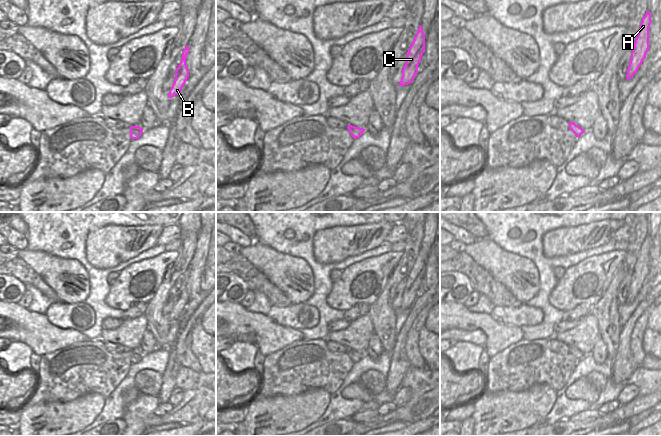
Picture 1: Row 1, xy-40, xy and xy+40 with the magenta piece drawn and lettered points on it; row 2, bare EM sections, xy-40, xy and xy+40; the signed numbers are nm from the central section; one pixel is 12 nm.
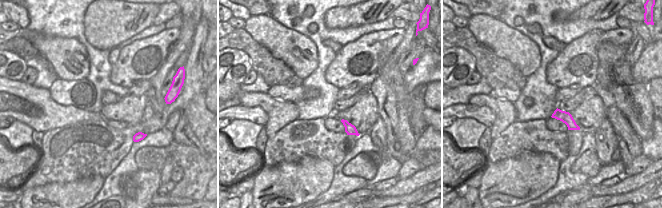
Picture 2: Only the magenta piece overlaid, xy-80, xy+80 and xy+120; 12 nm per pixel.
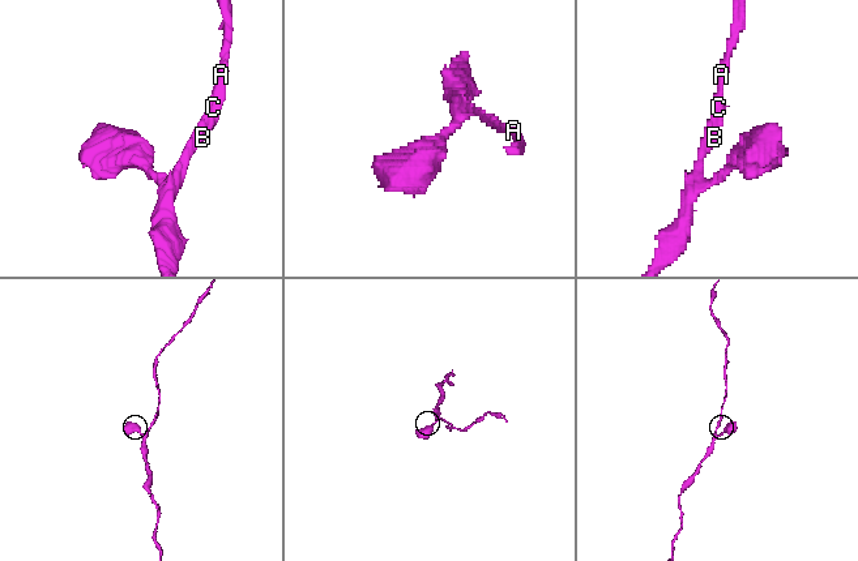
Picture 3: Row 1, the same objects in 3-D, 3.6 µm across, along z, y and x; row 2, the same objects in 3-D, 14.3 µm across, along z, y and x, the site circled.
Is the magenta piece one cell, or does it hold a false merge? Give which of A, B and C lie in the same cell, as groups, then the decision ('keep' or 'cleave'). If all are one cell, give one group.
A B C | keep

